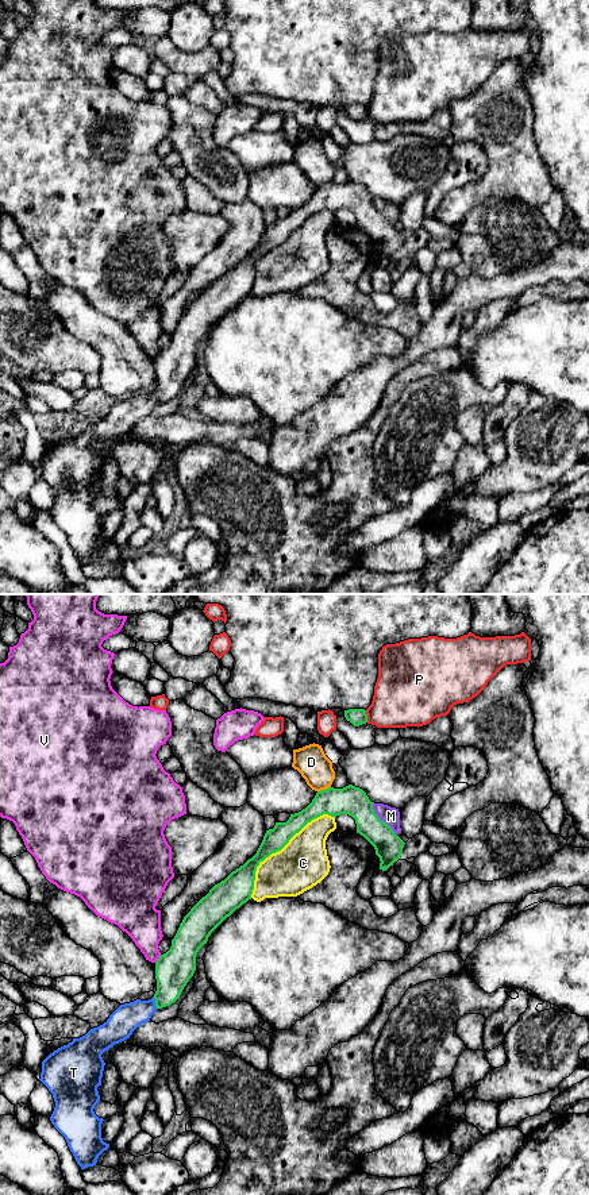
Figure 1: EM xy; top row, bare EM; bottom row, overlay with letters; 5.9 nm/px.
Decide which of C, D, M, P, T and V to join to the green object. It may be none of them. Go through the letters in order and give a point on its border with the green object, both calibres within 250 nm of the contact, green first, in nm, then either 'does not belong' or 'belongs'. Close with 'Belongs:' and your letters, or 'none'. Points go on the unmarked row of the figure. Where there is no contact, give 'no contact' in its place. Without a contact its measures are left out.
C: xy (280, 245) | 140/300 nm | does not belong
D: xy (323, 185) | 170/190 nm | does not belong
M: xy (380, 215) | 170/100 nm | does not belong
P: xy (366, 111) | 100/360 nm | does not belong
T: xy (156, 397) | 220/170 nm | belongs
V: xy (158, 354) | 220/220 nm | does not belong
Belongs: T

